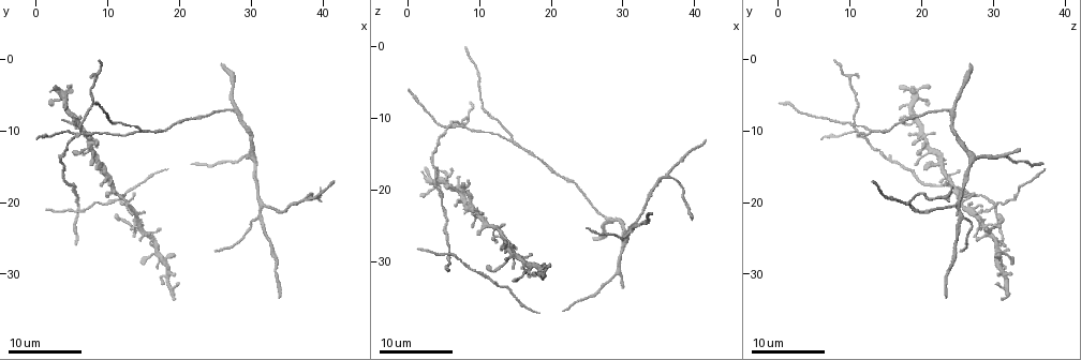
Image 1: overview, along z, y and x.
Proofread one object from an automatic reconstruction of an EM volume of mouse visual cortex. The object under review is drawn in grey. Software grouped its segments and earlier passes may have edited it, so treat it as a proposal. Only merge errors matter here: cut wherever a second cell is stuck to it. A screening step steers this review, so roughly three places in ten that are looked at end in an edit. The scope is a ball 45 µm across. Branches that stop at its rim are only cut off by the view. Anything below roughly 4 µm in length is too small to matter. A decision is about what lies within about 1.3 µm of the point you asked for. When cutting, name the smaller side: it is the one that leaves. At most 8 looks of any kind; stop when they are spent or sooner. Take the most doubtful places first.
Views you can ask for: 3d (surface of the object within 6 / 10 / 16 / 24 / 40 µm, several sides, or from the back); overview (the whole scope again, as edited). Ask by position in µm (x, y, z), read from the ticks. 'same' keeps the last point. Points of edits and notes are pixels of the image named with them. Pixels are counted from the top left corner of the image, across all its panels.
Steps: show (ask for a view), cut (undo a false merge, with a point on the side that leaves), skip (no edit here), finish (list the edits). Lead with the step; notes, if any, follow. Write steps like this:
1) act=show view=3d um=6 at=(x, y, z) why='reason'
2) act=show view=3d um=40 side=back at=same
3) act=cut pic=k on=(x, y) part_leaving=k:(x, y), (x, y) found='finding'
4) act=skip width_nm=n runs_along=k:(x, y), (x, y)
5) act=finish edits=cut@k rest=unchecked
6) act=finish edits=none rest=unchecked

act=show view=3d um=10 at=(36.0, 20.0, 18.0) why='three arms meet'

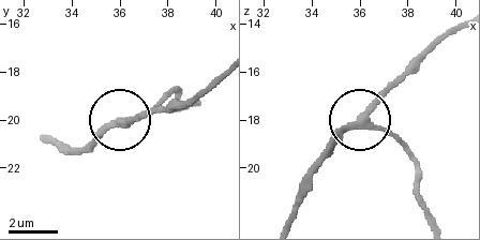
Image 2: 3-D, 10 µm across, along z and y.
act=skip arms=3 runs_along=2:(287, 222), (310, 167), (418, 58) found='one cell here'

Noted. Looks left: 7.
act=show view=3d um=6 at=(15.0, 10.0, 13.5) why='three-way junction'

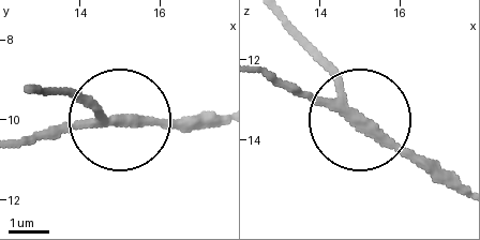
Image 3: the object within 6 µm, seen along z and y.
act=show view=3d um=6 side=back at=(14.65, 10.05, 13.15) why='other side'

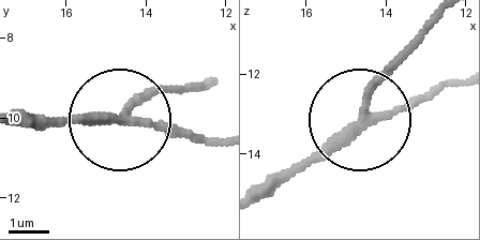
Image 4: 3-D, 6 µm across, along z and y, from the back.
act=skip arms=3 runs_along=4:(219, 143), (123, 119), (148, 98), (195, 85) found='continuous, no second cell'

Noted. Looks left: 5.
act=show view=3d um=6 at=(31.5, 20.0, 25.0) why='three-way junction'

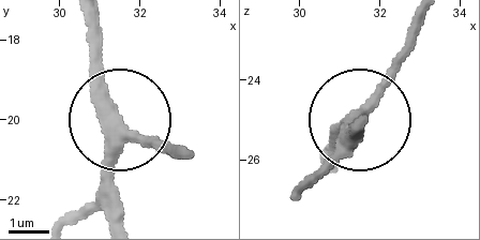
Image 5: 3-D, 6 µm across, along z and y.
act=skip arms=3 runs_along=5:(87, 20), (124, 134), (114, 222) found='continuous, no second cell'

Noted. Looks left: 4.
act=show view=3d um=6 at=(6.5, 9.5, 11.0) why='branch point'

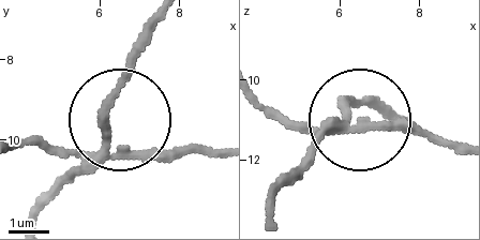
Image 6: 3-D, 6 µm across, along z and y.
act=cut pic=6 on=(108, 101) arms=3 part_leaving=6:(96, 154), (39, 215) found='a second cell is stuck on'

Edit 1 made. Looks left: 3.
act=finish edits=cut@6 rest=unchecked

